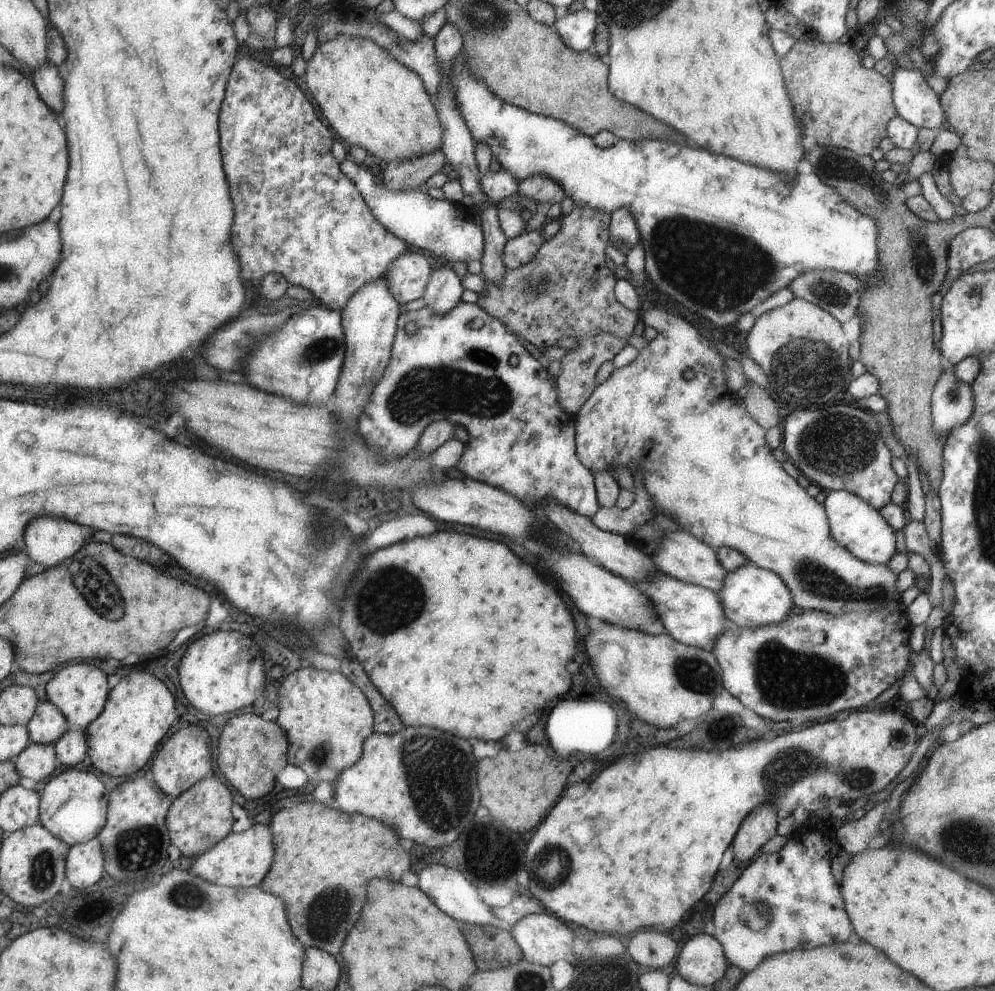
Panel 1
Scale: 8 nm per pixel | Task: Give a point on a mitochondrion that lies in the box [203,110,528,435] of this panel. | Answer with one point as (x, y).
(421, 393)

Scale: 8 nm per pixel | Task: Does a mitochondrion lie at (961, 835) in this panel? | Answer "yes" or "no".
yes

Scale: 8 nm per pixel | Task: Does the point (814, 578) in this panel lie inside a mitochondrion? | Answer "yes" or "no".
yes

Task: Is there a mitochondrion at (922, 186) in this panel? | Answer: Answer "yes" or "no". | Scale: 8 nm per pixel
no

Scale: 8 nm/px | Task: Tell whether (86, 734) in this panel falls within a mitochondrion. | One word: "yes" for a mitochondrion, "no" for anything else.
no

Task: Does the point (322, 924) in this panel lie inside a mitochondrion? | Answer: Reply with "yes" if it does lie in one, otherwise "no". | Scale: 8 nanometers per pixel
yes

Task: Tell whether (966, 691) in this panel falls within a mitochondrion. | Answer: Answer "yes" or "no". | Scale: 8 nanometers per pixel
no

